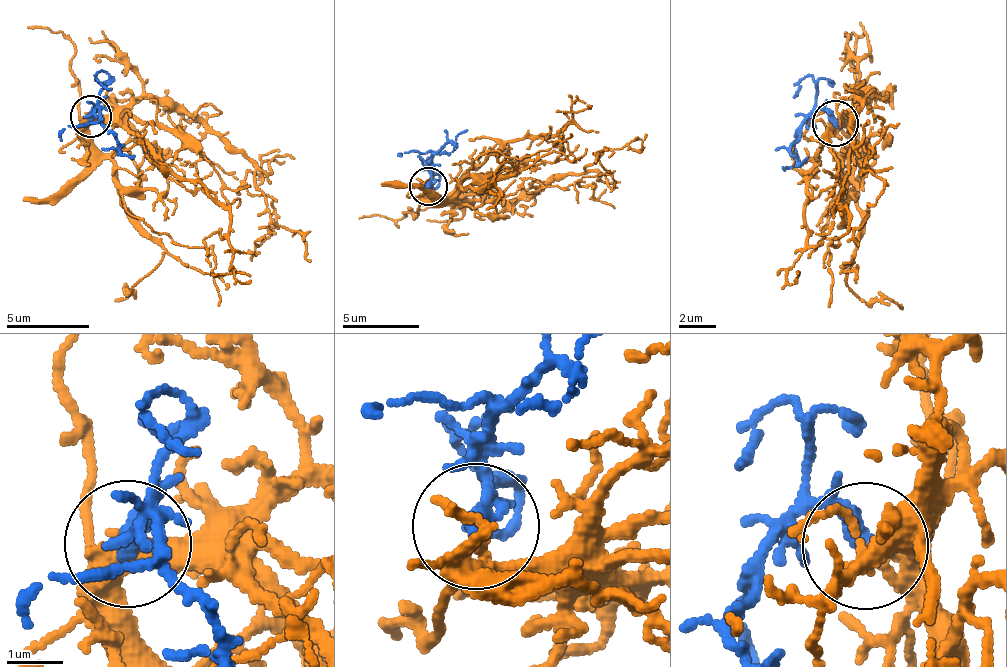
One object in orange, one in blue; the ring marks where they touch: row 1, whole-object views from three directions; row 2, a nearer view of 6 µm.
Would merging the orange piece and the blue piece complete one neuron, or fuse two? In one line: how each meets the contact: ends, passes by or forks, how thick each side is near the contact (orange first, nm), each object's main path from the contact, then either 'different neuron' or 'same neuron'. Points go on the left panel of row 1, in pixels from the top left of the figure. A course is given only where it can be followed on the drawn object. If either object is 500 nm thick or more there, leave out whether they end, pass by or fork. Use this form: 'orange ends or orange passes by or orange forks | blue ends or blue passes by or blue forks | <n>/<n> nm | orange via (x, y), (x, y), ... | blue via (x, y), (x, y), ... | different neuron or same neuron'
orange forks | blue passes by | 260/260 nm | orange via (92, 115), (106, 118), (181, 176), (197, 180), (228, 212), (230, 268), (243, 284), (250, 277), (213, 276) | blue via (92, 115), (99, 104), (101, 114), (115, 137), (115, 150), (134, 155) | same neuron

